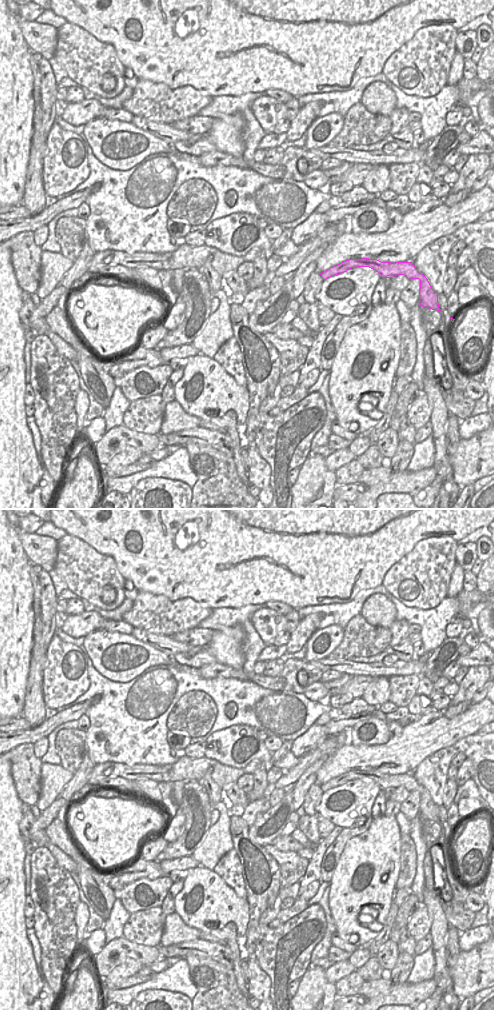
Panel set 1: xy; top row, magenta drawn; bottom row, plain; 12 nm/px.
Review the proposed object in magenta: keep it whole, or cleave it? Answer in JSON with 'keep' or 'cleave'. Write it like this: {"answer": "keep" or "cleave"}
{"answer": "keep"}

